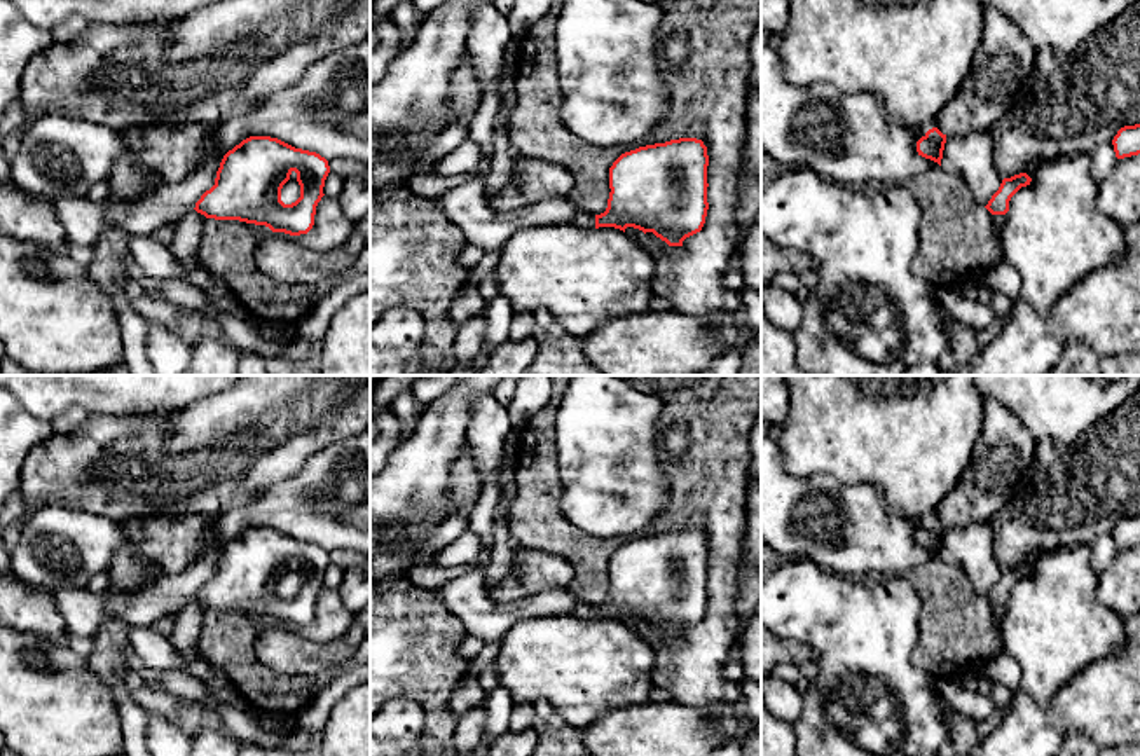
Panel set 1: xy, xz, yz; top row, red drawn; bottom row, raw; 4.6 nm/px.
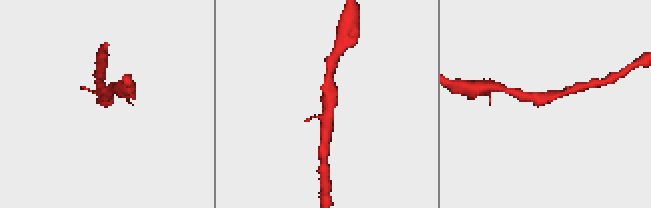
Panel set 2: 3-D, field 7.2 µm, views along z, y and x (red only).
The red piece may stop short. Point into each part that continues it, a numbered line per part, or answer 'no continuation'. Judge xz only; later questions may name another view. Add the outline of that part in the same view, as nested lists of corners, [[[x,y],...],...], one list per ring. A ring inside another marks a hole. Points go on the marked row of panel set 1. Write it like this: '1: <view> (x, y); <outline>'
1: xz (583, 220); [[[580,211],[569,223],[580,229],[595,229],[595,216]]]

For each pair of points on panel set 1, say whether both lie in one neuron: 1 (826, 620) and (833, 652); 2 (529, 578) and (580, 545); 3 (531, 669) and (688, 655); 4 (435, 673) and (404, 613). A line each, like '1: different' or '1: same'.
1: same
2: different
3: different
4: same

